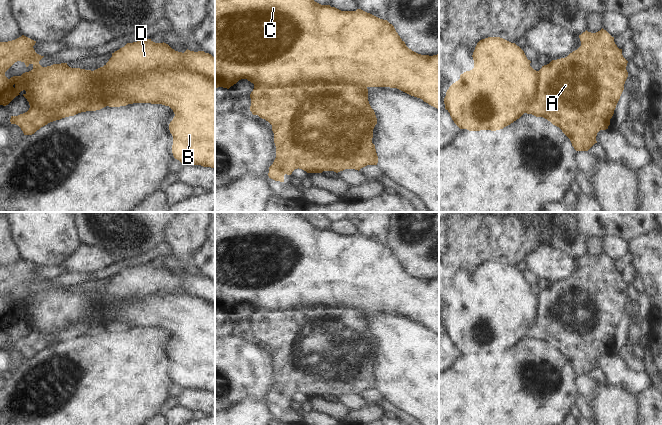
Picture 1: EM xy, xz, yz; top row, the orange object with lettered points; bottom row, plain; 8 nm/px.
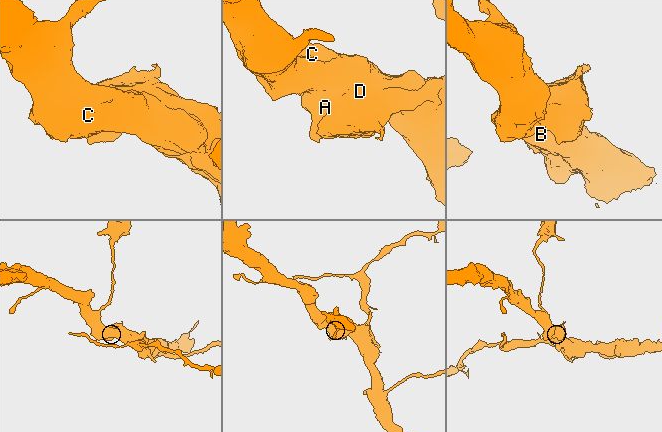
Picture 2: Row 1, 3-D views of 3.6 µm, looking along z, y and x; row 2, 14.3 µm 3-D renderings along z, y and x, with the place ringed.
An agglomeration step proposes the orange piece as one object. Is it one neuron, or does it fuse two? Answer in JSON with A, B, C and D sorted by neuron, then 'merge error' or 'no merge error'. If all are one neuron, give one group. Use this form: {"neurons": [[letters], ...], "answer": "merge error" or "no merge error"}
{"neurons": [["A", "D"], ["B", "C"]], "answer": "merge error"}

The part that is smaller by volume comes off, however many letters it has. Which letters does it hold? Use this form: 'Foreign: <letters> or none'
Foreign: A, D

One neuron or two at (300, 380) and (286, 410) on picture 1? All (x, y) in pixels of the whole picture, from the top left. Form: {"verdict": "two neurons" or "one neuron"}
{"verdict": "one neuron"}

